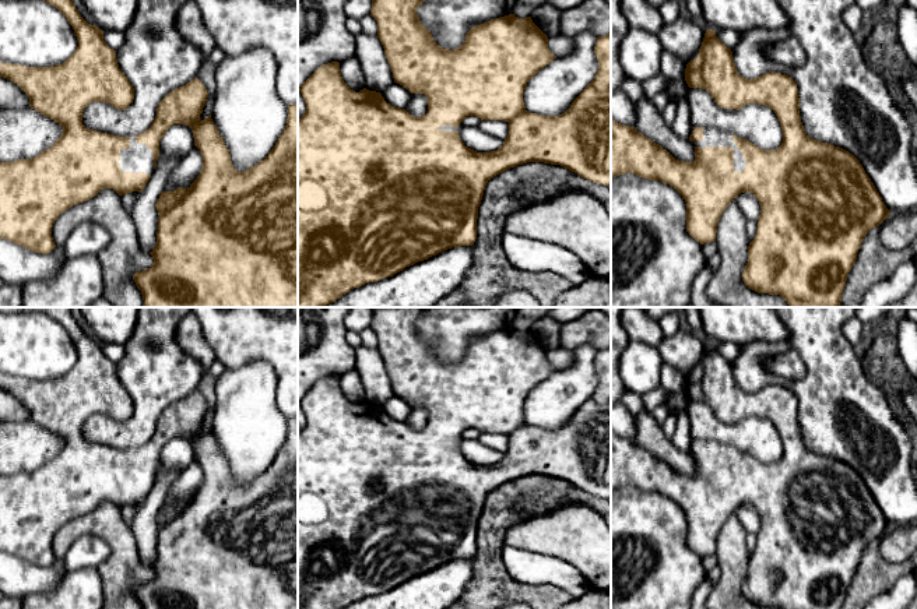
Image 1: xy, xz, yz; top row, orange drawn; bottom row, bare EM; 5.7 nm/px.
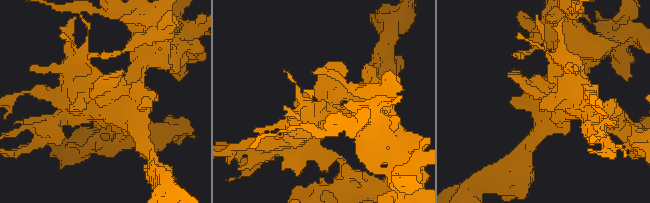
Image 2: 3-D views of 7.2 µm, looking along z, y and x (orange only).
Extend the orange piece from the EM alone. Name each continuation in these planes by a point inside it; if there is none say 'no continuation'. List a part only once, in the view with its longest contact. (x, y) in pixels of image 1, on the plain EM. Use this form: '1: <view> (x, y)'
1: yz (710, 450)

